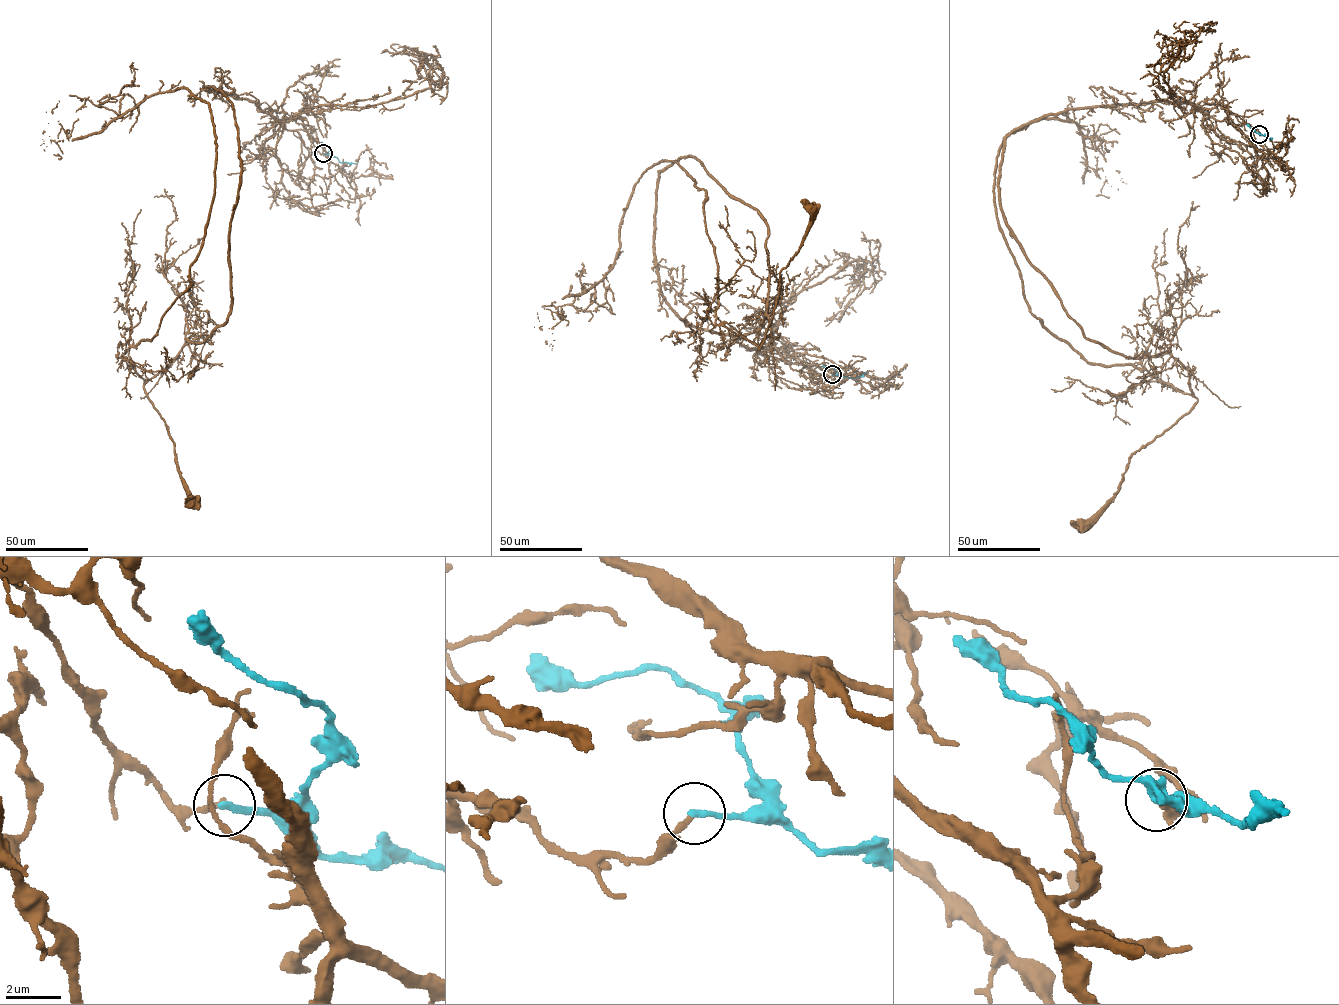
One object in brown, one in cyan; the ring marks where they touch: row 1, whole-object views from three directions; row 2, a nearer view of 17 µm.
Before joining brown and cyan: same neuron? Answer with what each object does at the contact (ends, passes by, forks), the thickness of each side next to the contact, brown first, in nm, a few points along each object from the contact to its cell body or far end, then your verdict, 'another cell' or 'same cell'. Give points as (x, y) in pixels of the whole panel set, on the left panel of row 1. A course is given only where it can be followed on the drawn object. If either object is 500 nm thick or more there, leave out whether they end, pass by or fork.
brown ends | cyan ends | 200/240 nm | brown via (323, 153), (298, 115), (275, 118), (204, 87), (228, 97), (239, 139), (230, 315), (144, 385), (193, 503) | cyan via (323, 153), (335, 157), (339, 161), (355, 163) | another cell

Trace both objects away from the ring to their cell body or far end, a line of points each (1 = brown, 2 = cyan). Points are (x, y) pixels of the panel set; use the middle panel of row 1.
1: (832, 374), (773, 337), (684, 322), (654, 252), (660, 172), (694, 156), (767, 223), (759, 349), (813, 211)
2: (832, 374), (855, 378), (867, 372)

